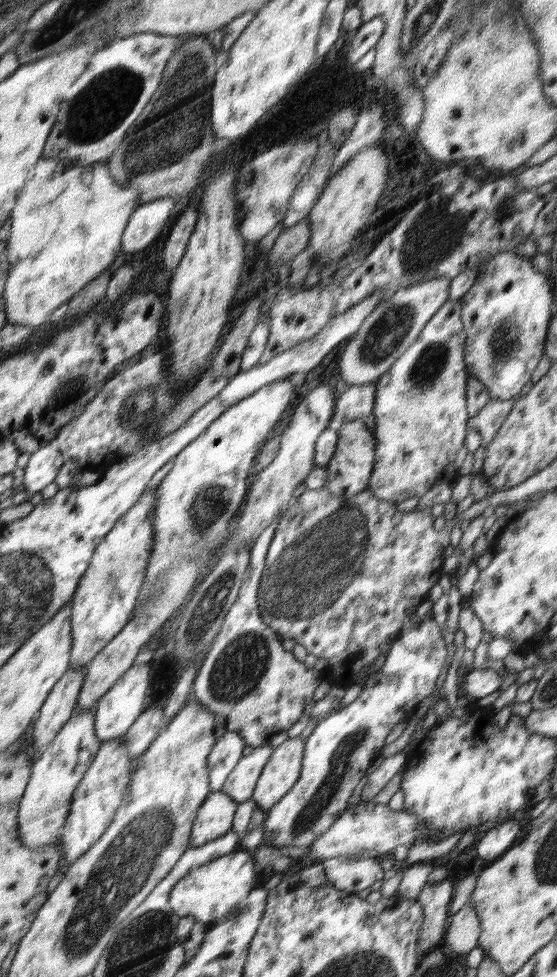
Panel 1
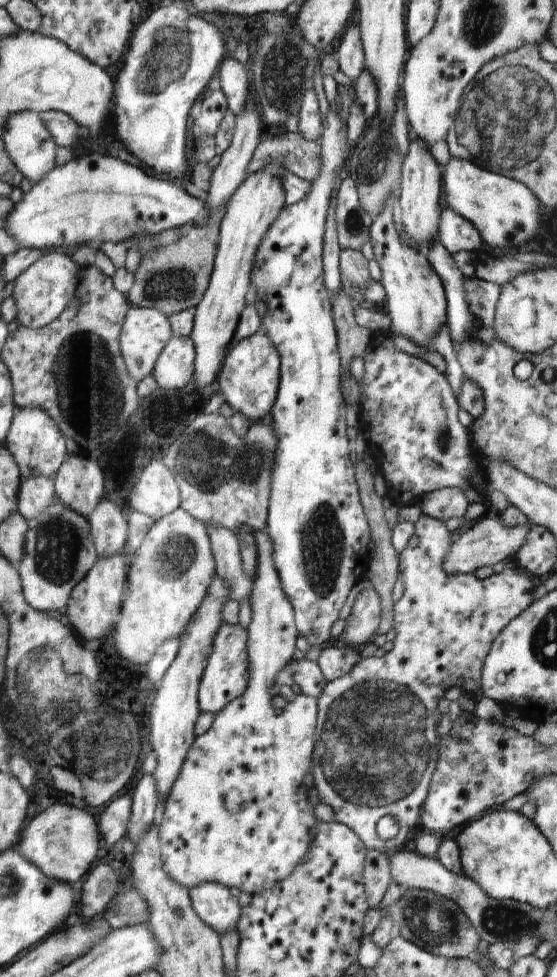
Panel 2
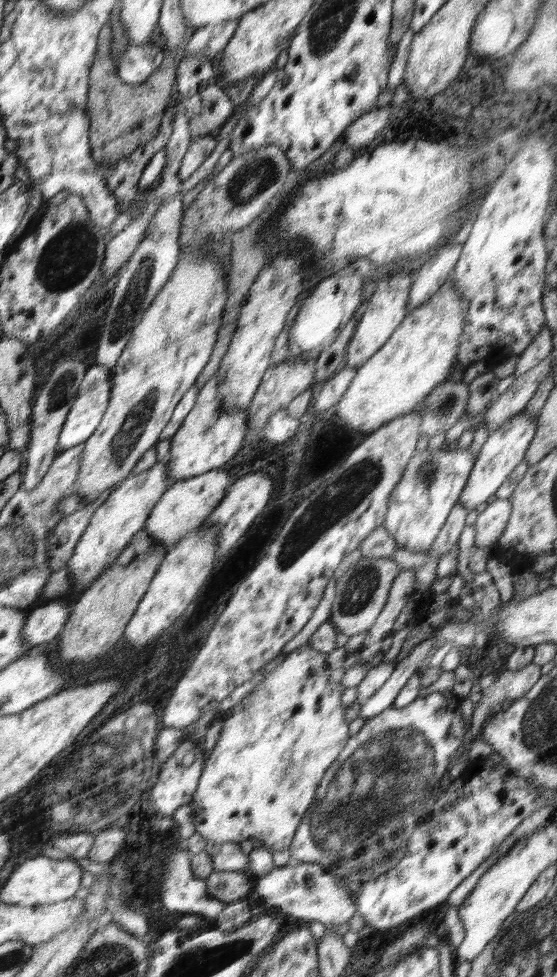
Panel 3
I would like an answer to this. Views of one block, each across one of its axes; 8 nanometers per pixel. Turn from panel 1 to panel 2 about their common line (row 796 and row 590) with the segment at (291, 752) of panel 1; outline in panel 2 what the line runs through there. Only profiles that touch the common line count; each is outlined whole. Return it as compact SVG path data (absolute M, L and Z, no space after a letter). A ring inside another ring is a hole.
M265 530L253 531L258 554L250 601L251 624L247 628L248 685L239 698L228 702L214 716L210 730L195 738L180 776L170 788L159 826L160 858L164 872L180 886L192 890L202 882L216 882L250 895L284 880L306 856L312 840L310 830L318 820L309 802L304 776L312 770L312 752L318 718L316 698L296 695L281 711L274 710L269 690L281 670L293 661L298 630L294 608L282 590L272 560L272 540Z

